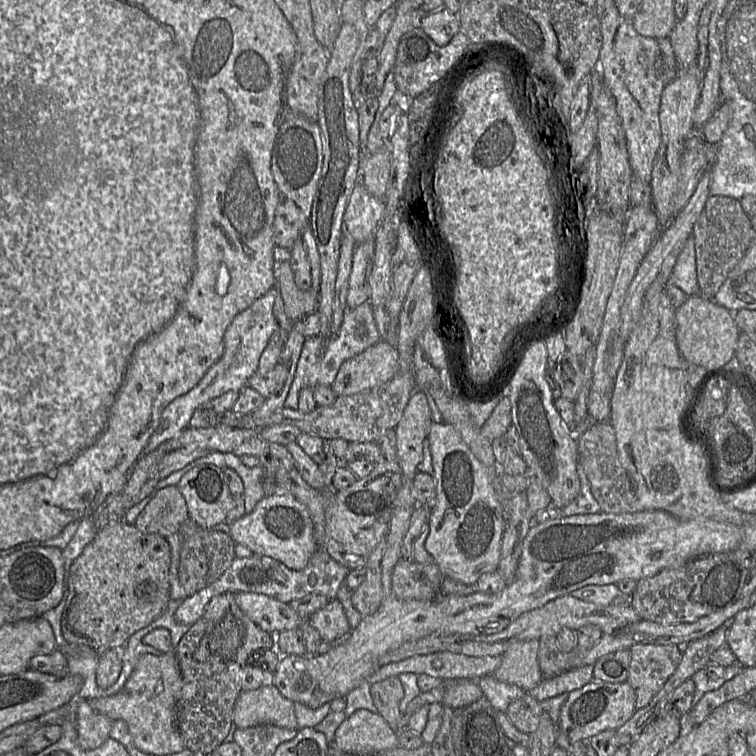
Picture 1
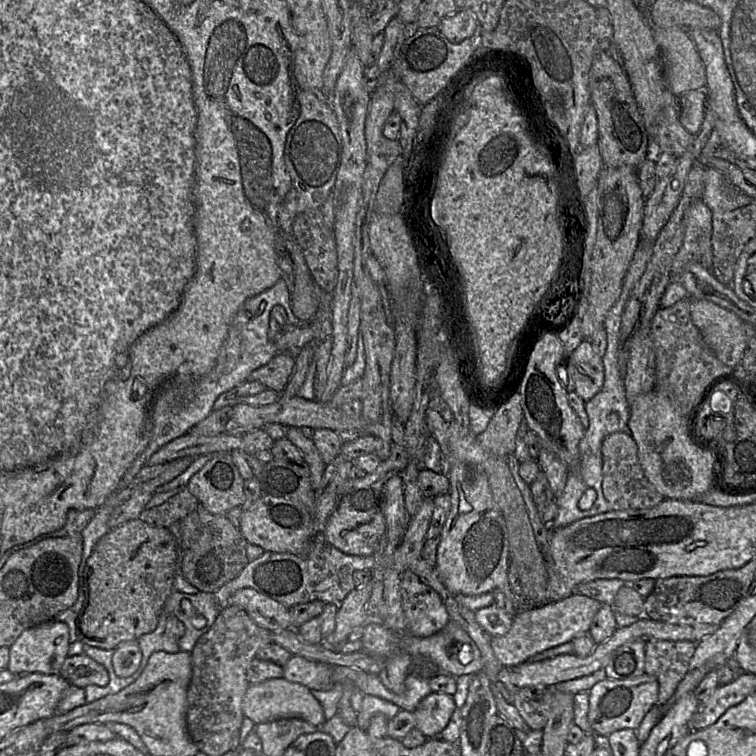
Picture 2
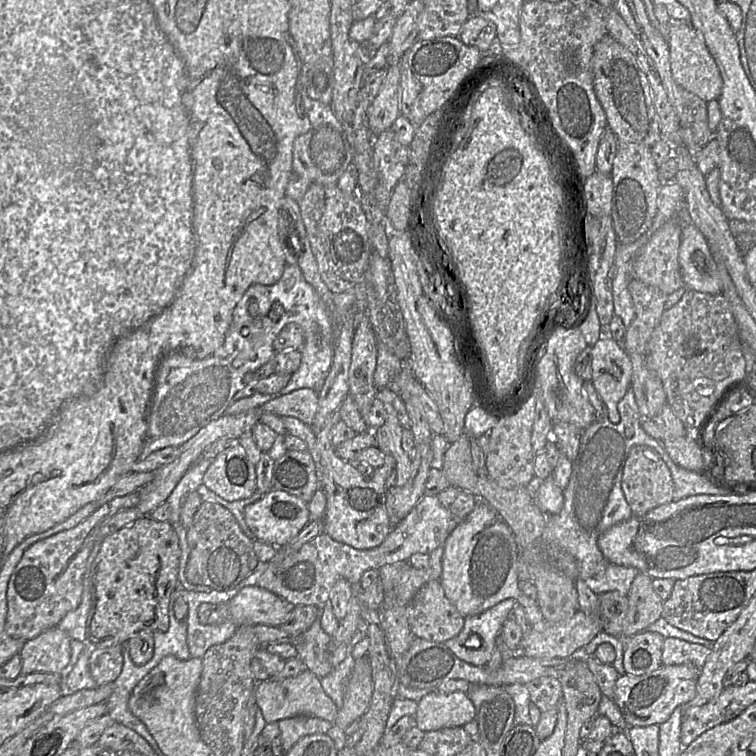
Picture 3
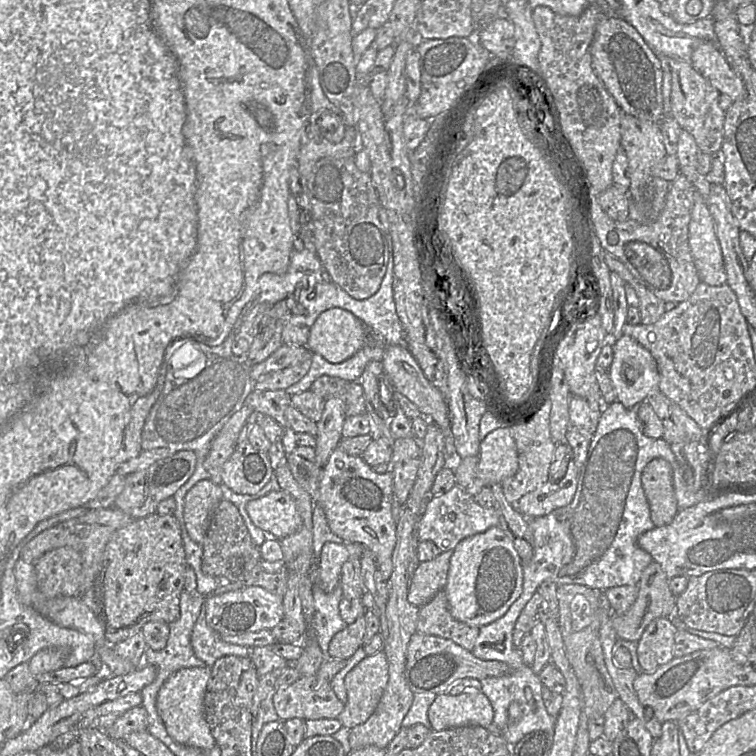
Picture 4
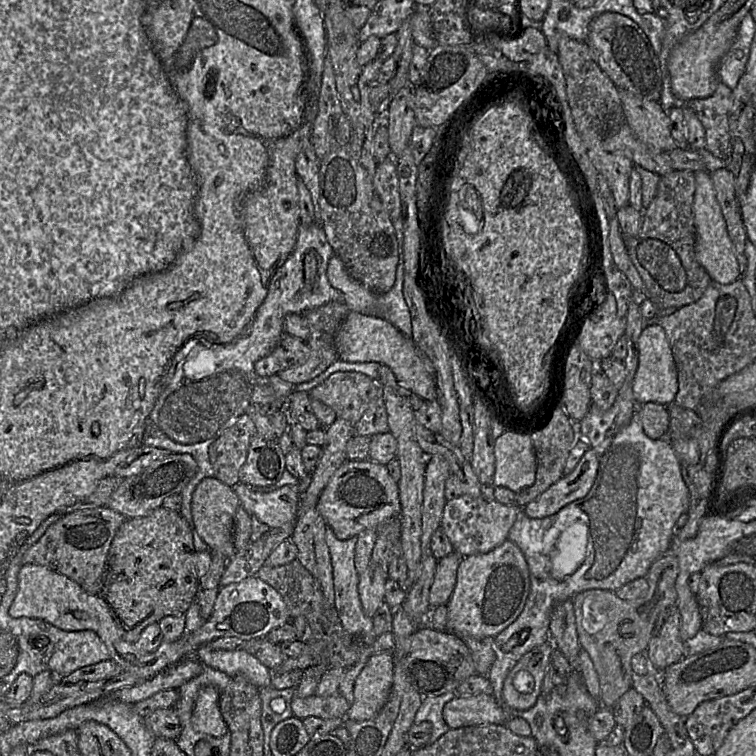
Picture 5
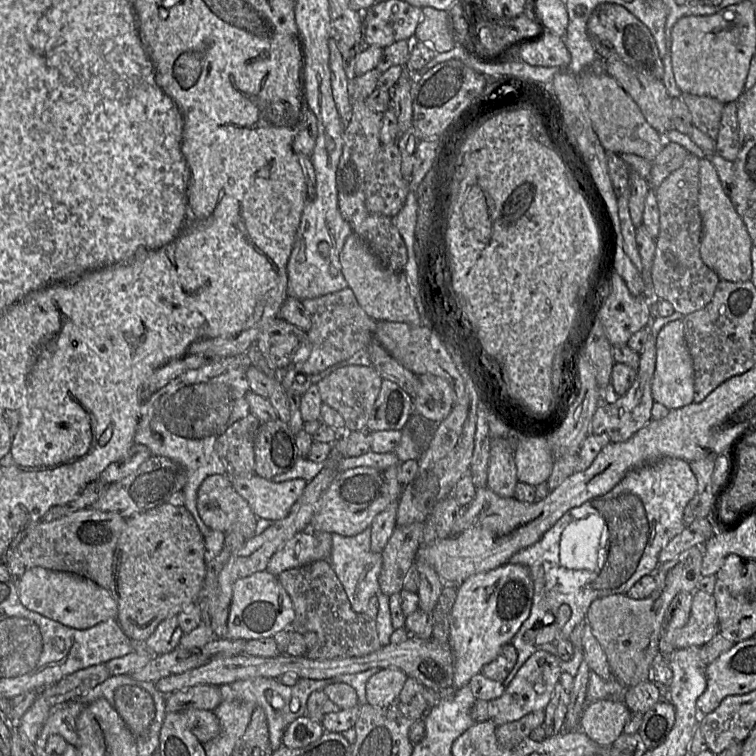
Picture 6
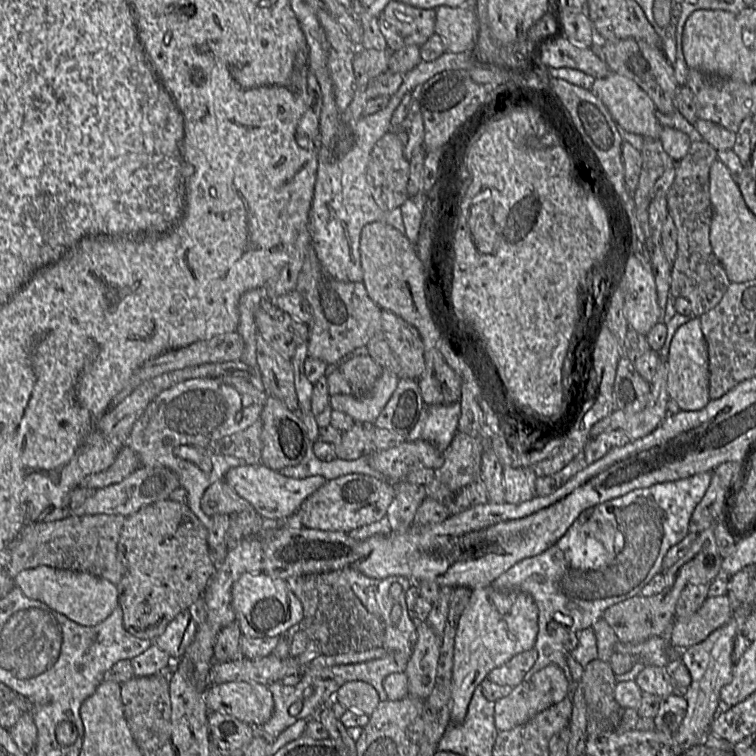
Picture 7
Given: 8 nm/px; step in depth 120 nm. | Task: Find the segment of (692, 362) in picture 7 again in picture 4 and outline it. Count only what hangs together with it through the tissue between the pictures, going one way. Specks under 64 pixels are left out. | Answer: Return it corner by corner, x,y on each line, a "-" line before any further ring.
623,335
613,345
613,361
608,373
616,392
617,401
626,408
645,402
652,392
659,390
660,375
651,353
629,336

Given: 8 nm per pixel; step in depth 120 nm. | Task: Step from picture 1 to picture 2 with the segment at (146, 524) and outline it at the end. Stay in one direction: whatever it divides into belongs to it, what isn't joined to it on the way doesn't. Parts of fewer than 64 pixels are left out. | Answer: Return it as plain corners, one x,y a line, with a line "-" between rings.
184,488
161,505
143,510
139,519
151,526
168,528
171,524
180,522
198,505
197,498

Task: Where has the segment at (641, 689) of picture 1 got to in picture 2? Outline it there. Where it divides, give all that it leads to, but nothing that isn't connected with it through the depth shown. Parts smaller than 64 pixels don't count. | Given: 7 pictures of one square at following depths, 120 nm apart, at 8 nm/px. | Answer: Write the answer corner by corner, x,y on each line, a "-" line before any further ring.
651,640
645,647
645,674
653,675
659,683
658,703
665,704
674,694
679,682
690,670
696,643
687,640

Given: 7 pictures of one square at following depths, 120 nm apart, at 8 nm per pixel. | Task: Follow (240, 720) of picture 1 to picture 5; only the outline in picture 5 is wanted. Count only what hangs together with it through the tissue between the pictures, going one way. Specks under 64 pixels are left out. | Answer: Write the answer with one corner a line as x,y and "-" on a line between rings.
340,693
328,697
311,695
306,698
295,695
289,705
293,717
299,719
306,717
345,718
351,706

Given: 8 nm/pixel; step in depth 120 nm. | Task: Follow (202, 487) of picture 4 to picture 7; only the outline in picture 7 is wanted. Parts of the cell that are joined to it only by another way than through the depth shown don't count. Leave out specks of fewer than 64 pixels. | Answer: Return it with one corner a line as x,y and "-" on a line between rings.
223,479
212,483
203,493
201,509
210,517
218,514
231,515
242,511
255,510
244,498
239,496

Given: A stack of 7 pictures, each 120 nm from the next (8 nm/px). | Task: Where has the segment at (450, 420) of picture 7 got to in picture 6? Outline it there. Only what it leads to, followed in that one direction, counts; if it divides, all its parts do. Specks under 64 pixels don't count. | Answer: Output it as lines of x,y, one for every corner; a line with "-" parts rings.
414,413
402,430
402,438
395,449
400,462
418,460
428,448
438,423
428,421

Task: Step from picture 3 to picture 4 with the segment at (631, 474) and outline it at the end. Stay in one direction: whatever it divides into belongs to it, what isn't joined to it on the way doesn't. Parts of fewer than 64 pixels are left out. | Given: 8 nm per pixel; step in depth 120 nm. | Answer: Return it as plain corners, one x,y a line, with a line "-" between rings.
662,458
648,462
642,471
641,482
654,525
665,526
671,523
679,508
669,463

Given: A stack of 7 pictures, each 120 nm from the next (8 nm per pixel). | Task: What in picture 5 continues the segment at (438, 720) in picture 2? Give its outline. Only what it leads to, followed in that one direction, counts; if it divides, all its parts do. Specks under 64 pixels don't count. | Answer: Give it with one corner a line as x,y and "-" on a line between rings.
491,695
457,696
443,708
443,718
451,729
467,726
502,724
507,715

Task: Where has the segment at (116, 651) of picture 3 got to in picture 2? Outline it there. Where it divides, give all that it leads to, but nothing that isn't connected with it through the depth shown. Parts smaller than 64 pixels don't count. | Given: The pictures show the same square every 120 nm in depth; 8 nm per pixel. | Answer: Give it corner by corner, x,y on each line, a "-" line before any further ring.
85,654
67,656
58,674
69,685
80,688
89,685
105,686
110,681
105,667

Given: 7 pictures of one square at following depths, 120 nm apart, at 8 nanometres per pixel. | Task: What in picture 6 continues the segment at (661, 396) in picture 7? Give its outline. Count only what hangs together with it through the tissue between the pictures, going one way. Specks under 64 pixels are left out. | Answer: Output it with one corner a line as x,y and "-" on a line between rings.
674,312
672,315
667,317
654,317
651,319
651,322
648,325
650,328
650,335
642,351
639,353
639,365
633,384
628,391
615,402
603,403
597,408
591,421
590,433
605,433
609,436
611,443
624,442
652,419
651,409
655,401
652,397
651,386
656,363
656,338
660,330
665,325
677,320
683,320
683,318
683,314

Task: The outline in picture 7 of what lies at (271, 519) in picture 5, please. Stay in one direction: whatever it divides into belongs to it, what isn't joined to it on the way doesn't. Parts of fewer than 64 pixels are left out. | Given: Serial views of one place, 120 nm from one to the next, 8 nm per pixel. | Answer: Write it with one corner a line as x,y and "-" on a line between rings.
261,463
232,467
226,473
224,480
264,519
277,521
284,521
293,515
303,502
327,481
322,476
310,476
303,479
286,477

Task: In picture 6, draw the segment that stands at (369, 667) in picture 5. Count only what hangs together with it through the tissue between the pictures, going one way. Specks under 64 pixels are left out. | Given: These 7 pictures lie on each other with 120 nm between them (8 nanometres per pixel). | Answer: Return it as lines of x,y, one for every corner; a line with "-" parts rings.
396,667
381,668
366,684
366,703
387,707
400,694
408,676

